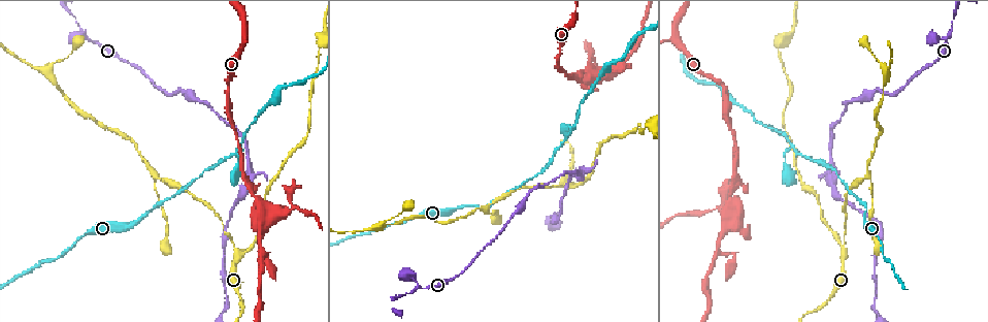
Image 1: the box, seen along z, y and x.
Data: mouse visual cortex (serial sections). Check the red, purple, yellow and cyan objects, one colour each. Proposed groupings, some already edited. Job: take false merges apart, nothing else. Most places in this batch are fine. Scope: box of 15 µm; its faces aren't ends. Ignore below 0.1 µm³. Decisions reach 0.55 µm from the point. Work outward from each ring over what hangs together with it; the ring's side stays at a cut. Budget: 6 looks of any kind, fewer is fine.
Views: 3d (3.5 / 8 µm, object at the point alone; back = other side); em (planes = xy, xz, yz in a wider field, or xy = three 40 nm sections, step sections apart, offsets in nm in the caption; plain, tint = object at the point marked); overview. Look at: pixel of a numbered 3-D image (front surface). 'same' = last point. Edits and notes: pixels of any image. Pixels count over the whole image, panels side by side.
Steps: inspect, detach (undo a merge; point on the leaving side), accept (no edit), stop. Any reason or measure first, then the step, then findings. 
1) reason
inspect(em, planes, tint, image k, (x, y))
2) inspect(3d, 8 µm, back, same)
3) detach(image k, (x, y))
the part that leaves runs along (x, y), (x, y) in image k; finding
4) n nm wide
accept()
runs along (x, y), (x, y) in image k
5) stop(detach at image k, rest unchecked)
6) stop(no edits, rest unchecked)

side arm on a straight run
inspect(3d, 3.5 µm, image 1, (90, 38))

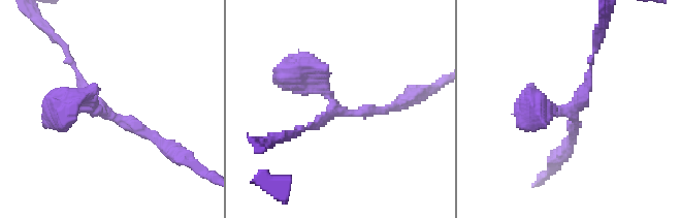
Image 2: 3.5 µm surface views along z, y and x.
inspect(em, planes, tint, image 2, (572, 113))

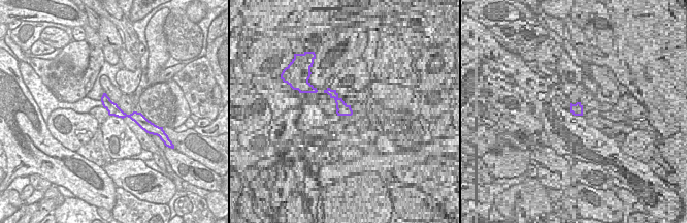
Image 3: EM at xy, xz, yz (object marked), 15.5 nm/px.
another direction
inspect(em, xy, step 5, tint, same)

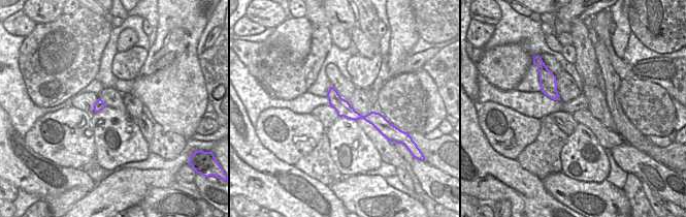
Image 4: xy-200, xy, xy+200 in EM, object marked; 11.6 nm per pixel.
accept()
runs along (331, 91), (350, 113), (386, 124) in image 4; one cell here

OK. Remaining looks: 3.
narrows sharply
inspect(em, xy, step 5, tint, image 1, (238, 253))

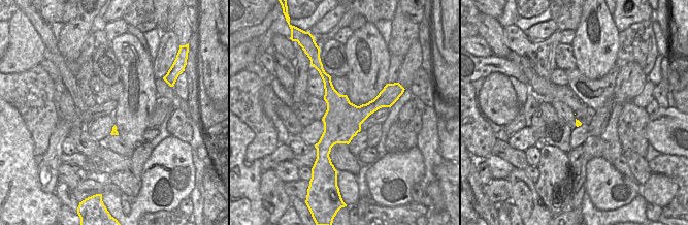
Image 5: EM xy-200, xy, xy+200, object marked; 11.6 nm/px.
wider look
inspect(3d, 3.5 µm, same)

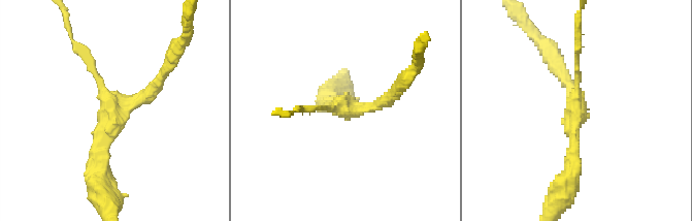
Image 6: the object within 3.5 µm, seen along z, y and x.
440 nm wide
accept()
runs along (96, 179), (112, 113), (80, 53) in image 6; one cell here

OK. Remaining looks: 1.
stop(no edits, rest unchecked)

